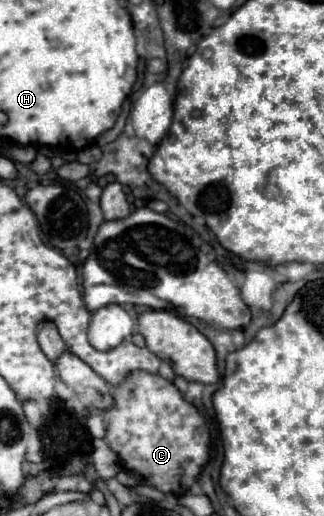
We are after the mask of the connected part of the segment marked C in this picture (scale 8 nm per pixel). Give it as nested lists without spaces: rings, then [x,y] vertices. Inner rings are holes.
[[[142,370],[130,372],[122,382],[118,382],[118,386],[112,386],[110,396],[114,400],[112,406],[102,410],[102,418],[106,424],[104,438],[110,450],[120,458],[122,466],[126,466],[128,474],[164,494],[182,496],[184,492],[192,490],[202,468],[210,460],[210,426],[200,410],[190,400],[186,400],[172,382],[168,382],[160,374],[150,374]]]

